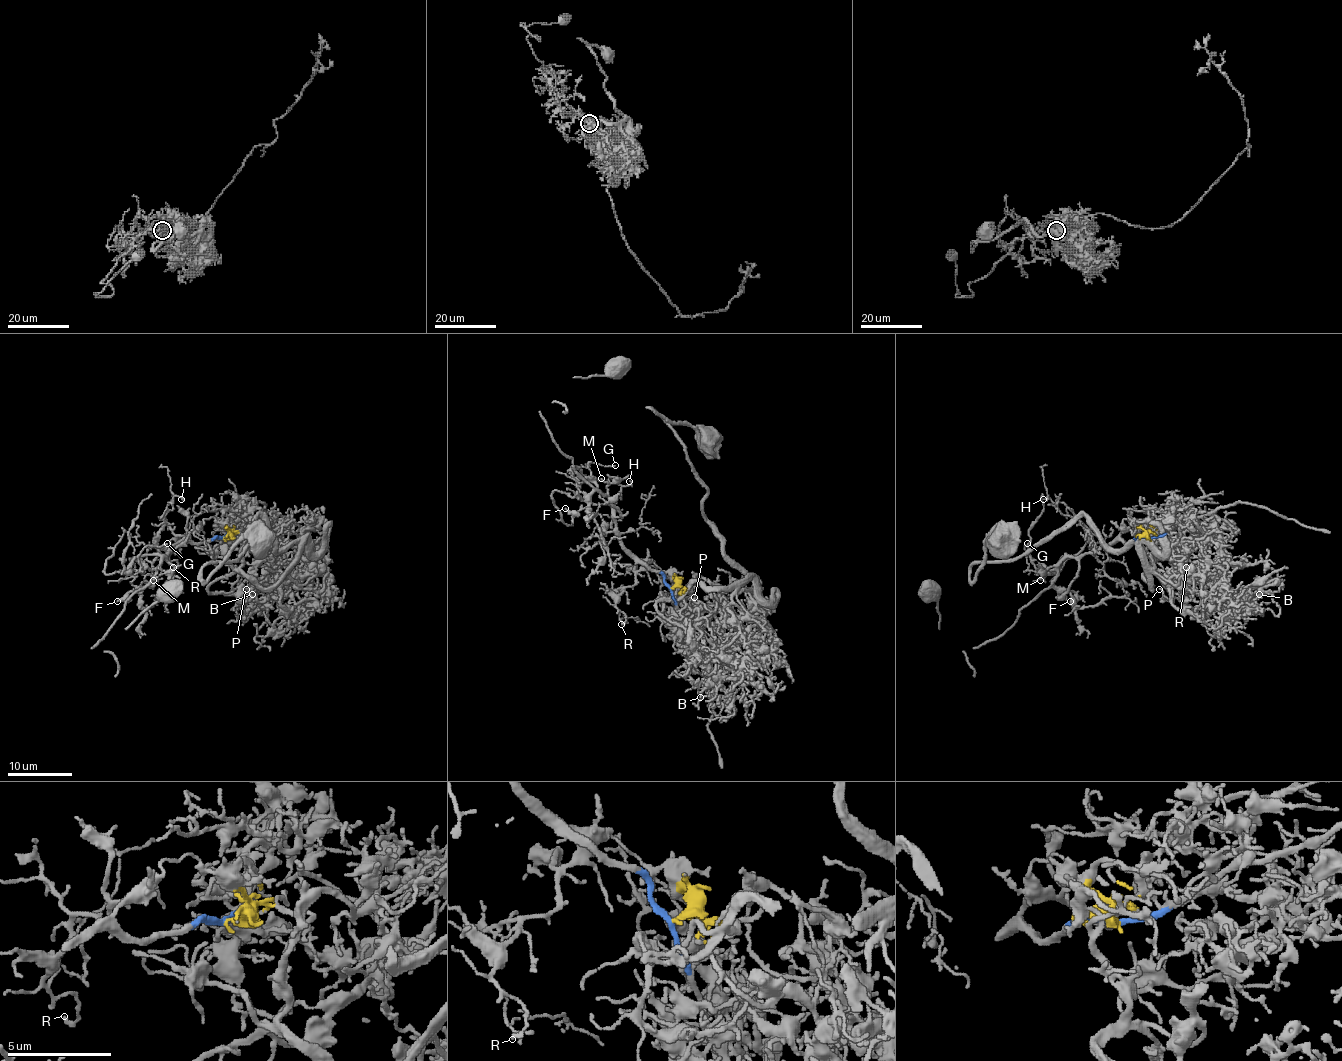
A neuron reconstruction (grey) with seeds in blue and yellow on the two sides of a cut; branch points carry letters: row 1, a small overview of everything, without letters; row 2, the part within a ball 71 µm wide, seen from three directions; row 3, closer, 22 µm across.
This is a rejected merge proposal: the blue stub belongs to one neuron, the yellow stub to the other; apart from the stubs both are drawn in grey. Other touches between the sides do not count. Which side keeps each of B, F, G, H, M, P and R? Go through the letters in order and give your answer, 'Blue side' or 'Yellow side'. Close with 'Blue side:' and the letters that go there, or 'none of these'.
B: Yellow side
F: Blue side
G: Blue side
H: Blue side
M: Blue side
P: Yellow side
R: Blue side
Blue side: F, G, H, M, R

